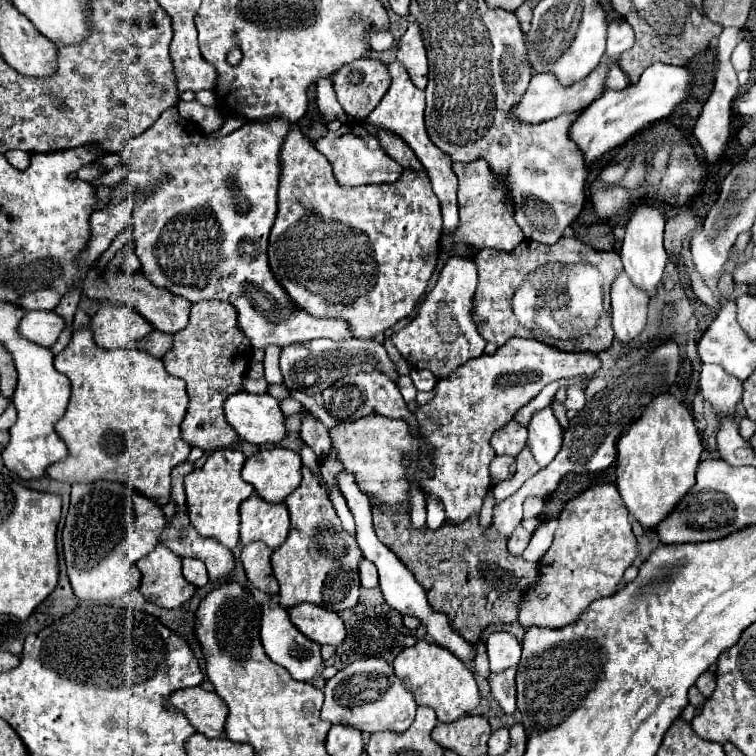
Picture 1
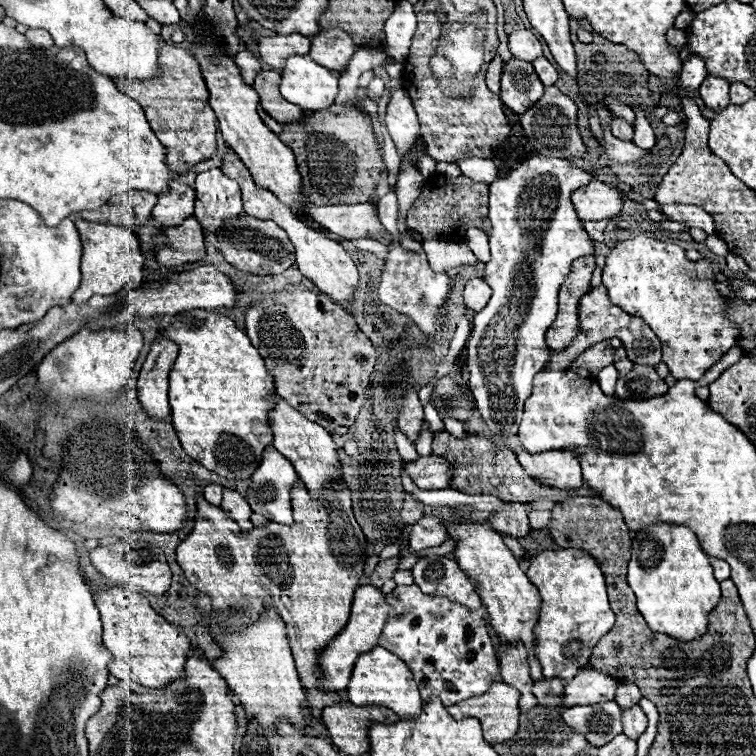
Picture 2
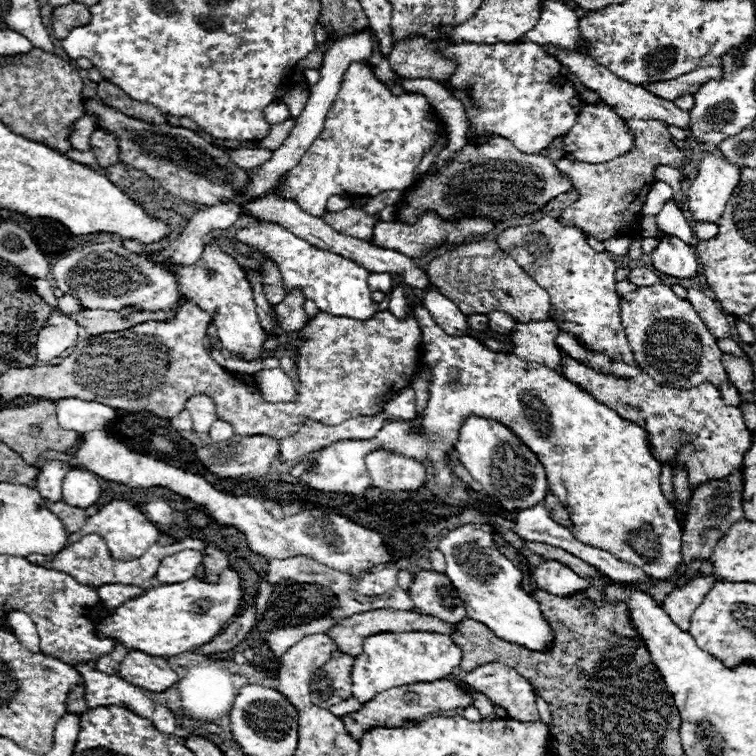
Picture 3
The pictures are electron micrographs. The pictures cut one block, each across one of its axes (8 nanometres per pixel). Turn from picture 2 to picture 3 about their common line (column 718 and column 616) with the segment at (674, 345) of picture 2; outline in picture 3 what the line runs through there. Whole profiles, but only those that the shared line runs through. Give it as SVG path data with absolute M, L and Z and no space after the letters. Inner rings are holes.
M544 216L534 224L504 230L496 242L552 296L550 318L558 322L560 330L576 334L586 348L596 348L596 352L608 352L608 356L636 364L620 322L620 296L614 288L616 264L608 254L594 252L582 230L562 226L556 218Z

